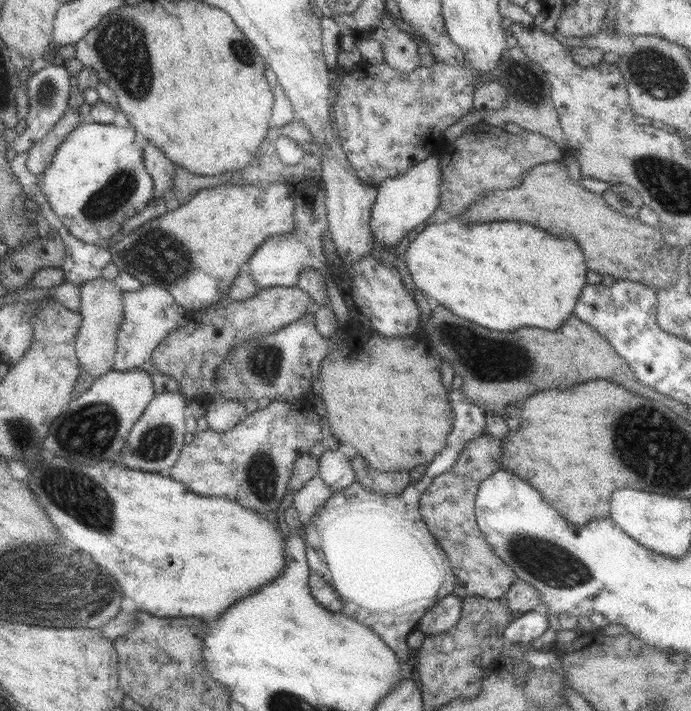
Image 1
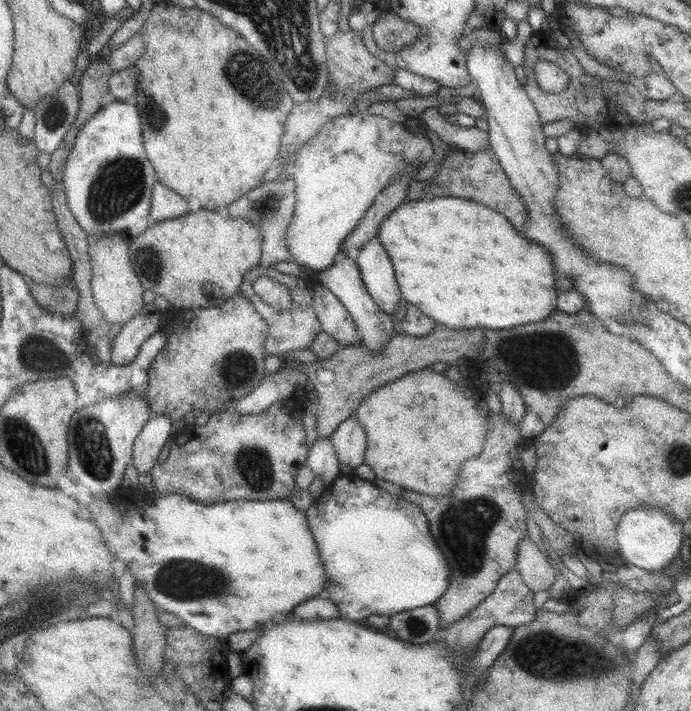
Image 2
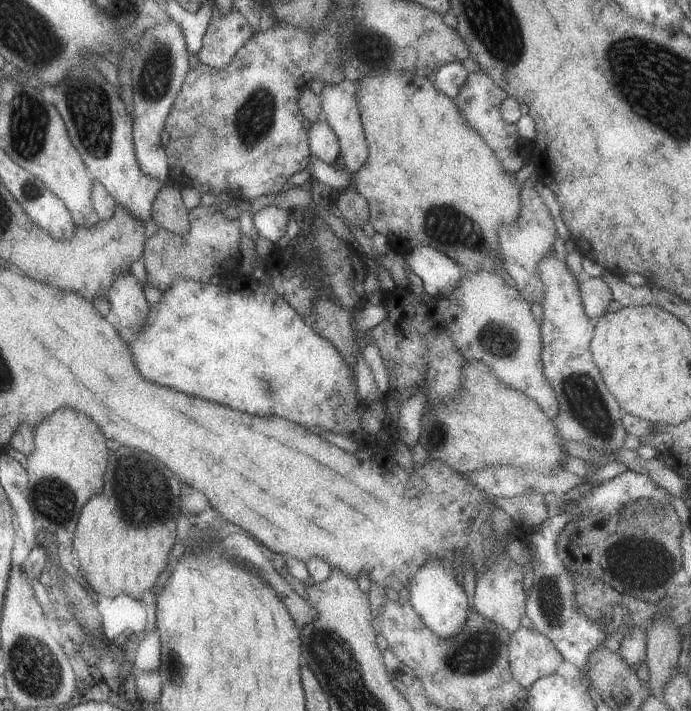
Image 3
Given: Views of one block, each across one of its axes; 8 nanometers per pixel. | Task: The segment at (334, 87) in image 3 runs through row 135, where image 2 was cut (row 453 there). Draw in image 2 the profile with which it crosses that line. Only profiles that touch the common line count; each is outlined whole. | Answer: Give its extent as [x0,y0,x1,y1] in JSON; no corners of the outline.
[330,414,366,469]

